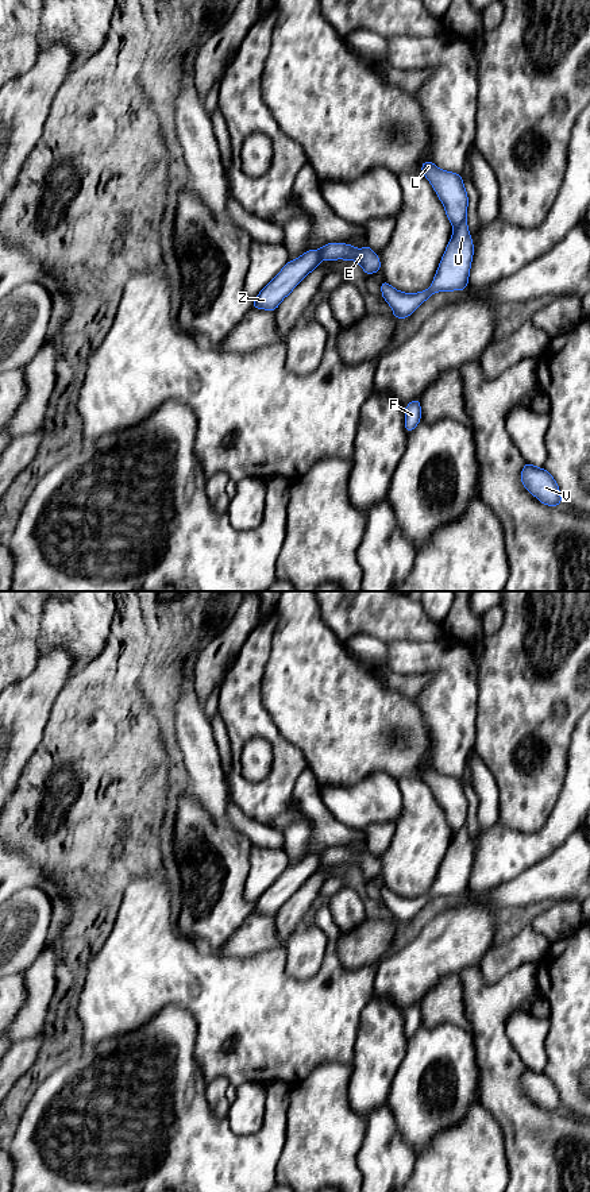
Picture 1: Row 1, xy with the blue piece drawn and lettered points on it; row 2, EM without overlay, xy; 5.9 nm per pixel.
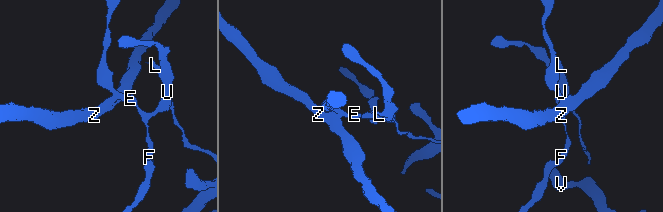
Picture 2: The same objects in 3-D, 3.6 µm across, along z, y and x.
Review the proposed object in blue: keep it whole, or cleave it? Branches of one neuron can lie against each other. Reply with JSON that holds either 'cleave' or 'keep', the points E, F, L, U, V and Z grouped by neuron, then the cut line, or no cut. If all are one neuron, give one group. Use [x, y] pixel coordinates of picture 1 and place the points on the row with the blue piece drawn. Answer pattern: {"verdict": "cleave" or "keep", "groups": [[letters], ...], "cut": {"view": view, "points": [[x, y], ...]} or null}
{"verdict": "cleave", "groups": [["E", "F", "L", "U", "V"], ["Z"]], "cut": {"view": "xy", "points": [[317, 251], [322, 258]]}}

